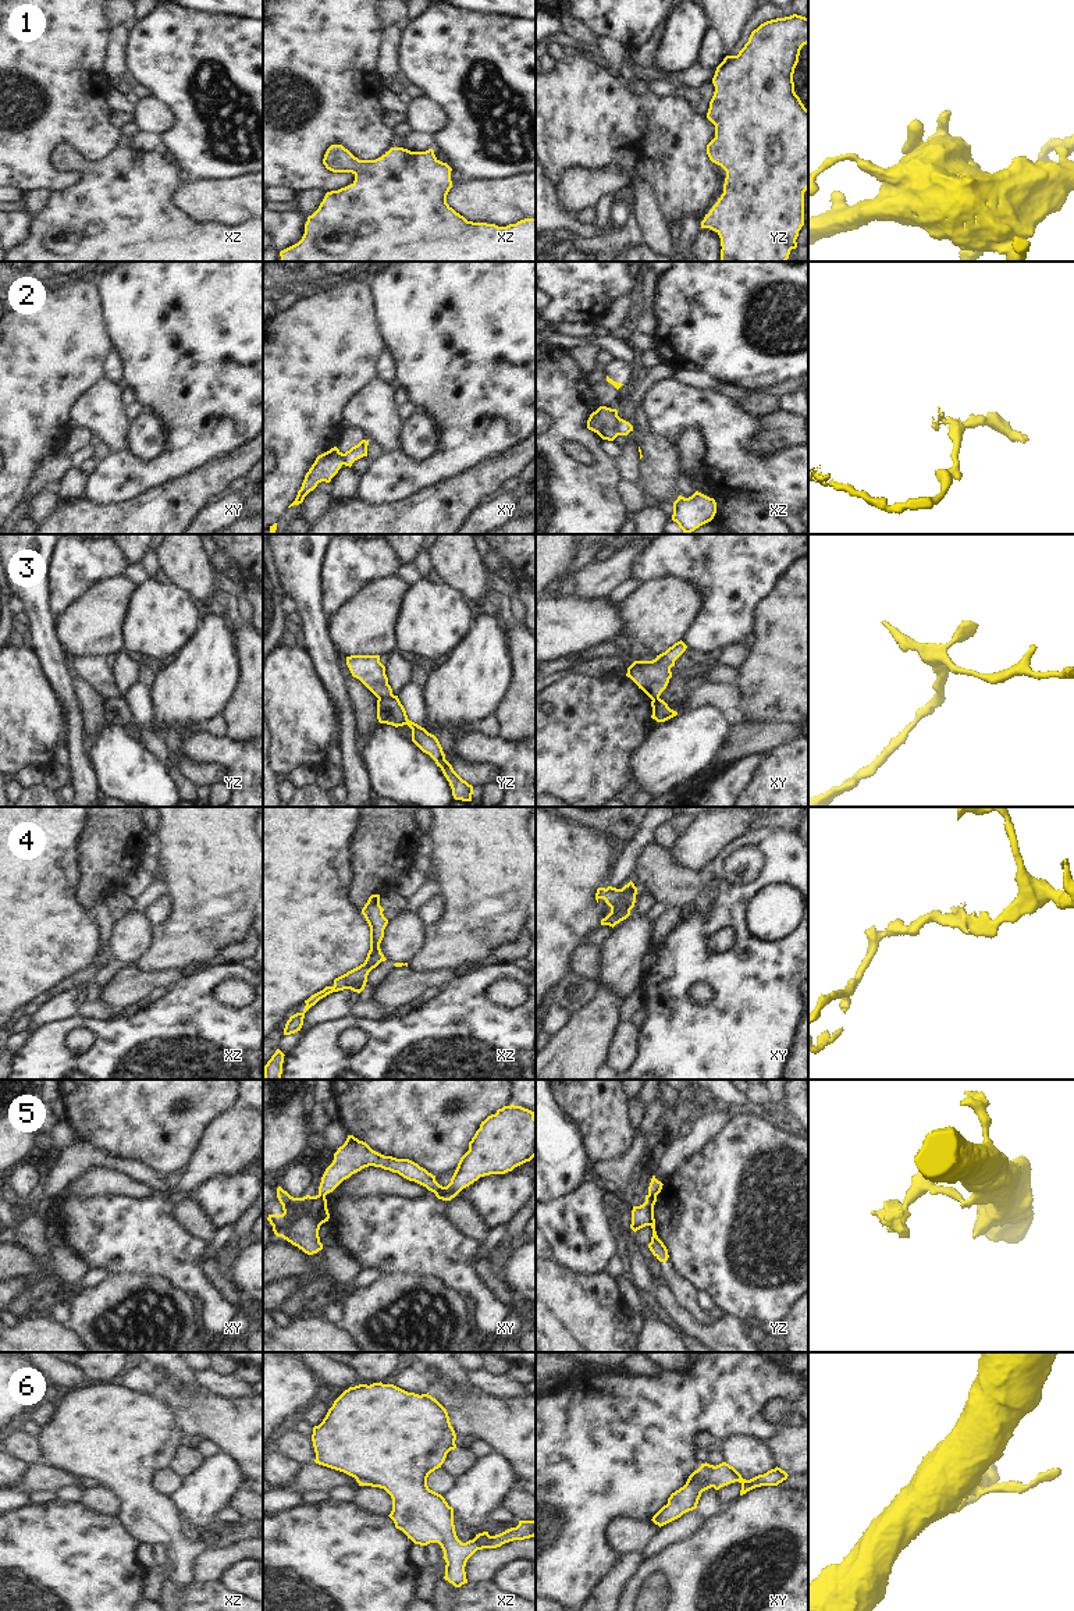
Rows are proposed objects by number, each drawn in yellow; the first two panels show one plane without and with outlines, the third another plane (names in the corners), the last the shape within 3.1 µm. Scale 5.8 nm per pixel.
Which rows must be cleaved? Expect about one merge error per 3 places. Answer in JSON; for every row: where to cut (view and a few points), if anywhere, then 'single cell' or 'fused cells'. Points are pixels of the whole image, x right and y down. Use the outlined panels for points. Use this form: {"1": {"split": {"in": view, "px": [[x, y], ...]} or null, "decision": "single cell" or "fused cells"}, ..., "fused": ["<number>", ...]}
{"1": {"split": null, "decision": "single cell"}, "2": {"split": {"in": "xz", "px": [[619, 418], [616, 434]]}, "decision": "fused cells"}, "3": {"split": {"in": "yz", "px": [[391, 693], [379, 699]]}, "decision": "fused cells"}, "4": {"split": null, "decision": "single cell"}, "5": {"split": {"in": "yz", "px": [[648, 1194], [655, 1195]]}, "decision": "fused cells"}, "6": {"split": null, "decision": "single cell"}, "fused": ["2", "3", "5"]}

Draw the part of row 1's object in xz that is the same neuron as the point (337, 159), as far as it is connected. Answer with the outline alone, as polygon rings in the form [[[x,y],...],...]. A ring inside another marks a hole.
[[[331,145],[324,154],[323,164],[332,173],[352,173],[355,181],[345,188],[326,193],[319,209],[307,217],[302,239],[280,252],[281,262],[536,262],[536,218],[524,218],[506,227],[467,221],[447,203],[447,195],[452,188],[452,168],[440,161],[433,149],[410,152],[403,147],[391,147],[376,160],[359,160],[342,145]]]

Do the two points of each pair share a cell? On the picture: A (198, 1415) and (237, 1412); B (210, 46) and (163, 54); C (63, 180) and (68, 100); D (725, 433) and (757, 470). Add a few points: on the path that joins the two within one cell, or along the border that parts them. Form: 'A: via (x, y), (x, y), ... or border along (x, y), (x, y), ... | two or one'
A: via (207, 1415), (227, 1415) | one
B: via (199, 54), (174, 54) | one
C: via (43, 164), (43, 125), (47, 121) | one
D: via (729, 443), (747, 461) | one

